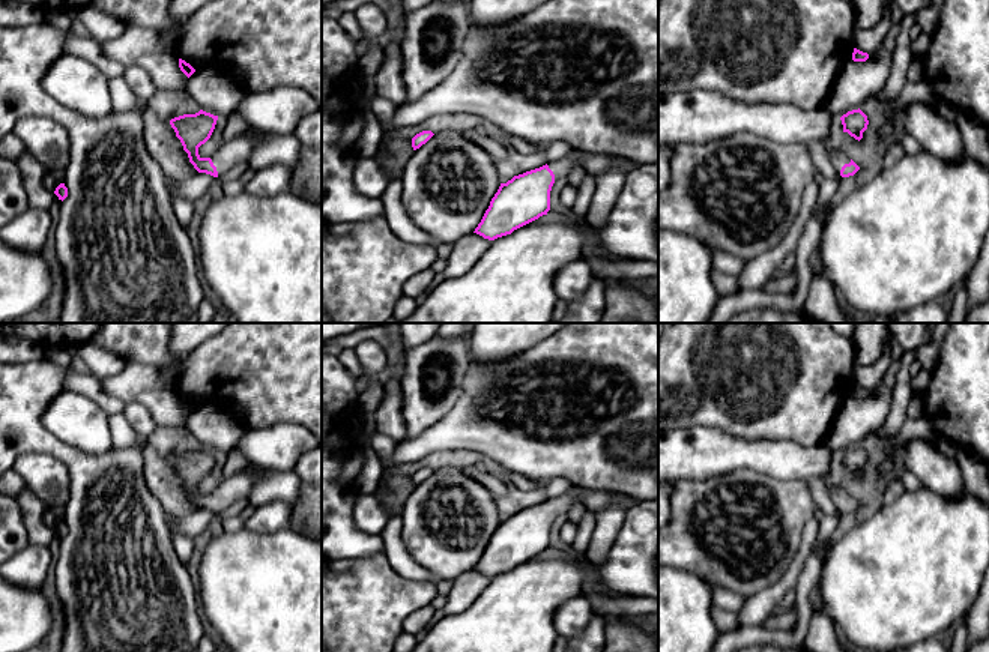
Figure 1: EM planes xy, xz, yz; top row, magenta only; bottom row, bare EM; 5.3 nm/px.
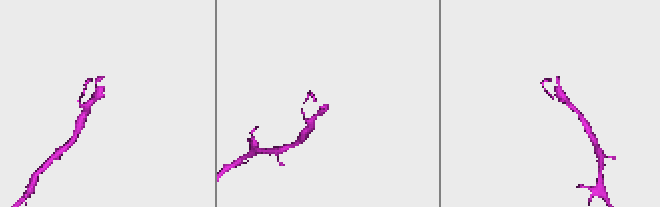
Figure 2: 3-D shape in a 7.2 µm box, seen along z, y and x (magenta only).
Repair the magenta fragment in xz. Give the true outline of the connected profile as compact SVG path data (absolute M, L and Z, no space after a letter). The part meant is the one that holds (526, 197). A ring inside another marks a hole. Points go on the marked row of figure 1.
M573 150L558 161L501 183L473 233L494 240L547 215L553 183L567 177L574 167L583 167L586 156L585 152Z

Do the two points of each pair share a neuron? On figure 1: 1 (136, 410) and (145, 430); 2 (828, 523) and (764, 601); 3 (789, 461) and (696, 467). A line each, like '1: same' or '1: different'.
1: same
2: different
3: same

